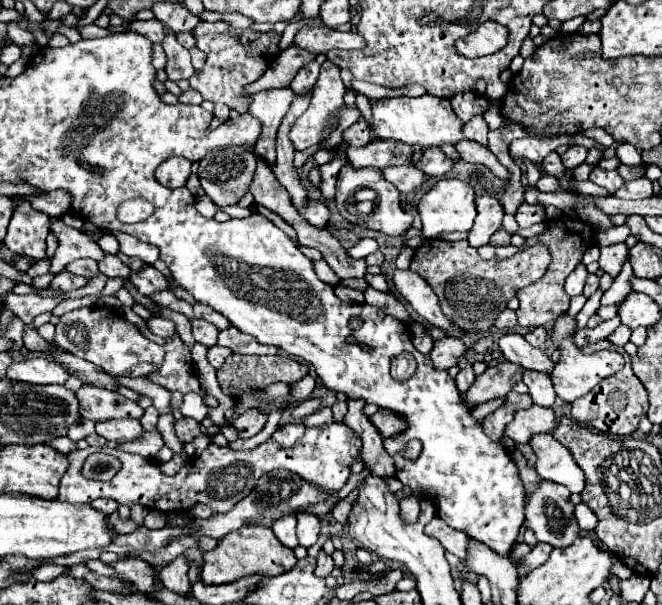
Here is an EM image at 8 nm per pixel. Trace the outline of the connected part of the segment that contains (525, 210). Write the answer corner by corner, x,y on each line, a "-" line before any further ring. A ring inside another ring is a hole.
523,202
515,214
515,220
519,224
519,228
529,228
537,222
543,222
545,220
545,212
543,212
543,206
531,206
527,202

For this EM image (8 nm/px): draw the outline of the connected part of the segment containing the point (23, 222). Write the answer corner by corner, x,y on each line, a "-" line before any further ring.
21,200
7,226
7,236
3,242
21,256
41,260
47,256
45,254
47,234
49,234
49,216
33,210
29,200

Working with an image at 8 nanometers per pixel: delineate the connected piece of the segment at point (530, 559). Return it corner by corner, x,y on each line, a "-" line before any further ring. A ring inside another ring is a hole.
537,544
527,556
523,556
523,558
519,560
519,568
517,568
517,570
519,570
519,578
527,576
531,570
535,570
539,564
543,564
543,562
549,558
551,550
553,550
553,546

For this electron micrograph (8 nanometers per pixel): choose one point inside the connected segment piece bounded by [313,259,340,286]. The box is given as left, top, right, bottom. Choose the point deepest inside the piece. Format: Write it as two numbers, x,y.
323,270

